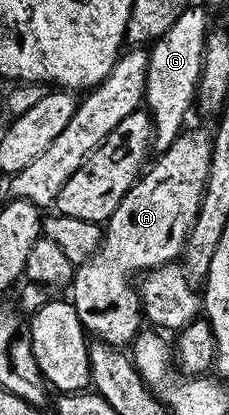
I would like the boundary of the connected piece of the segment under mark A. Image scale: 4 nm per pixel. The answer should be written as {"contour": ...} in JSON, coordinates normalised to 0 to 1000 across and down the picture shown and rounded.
{"contour":[[[917,316],[786,318],[782,330],[738,352],[738,361],[694,366],[686,376],[694,388],[664,405],[655,398],[555,460],[546,477],[528,477],[511,506],[493,506],[485,523],[459,533],[450,578],[432,586],[424,605],[371,634],[332,643],[328,675],[336,687],[345,684],[345,723],[336,720],[345,764],[362,788],[415,819],[450,819],[489,836],[537,843],[607,807],[633,764],[616,749],[581,665],[572,675],[572,655],[620,660],[651,646],[742,636],[795,610],[799,588],[817,581],[817,566],[843,545],[904,446],[926,335]]]}

